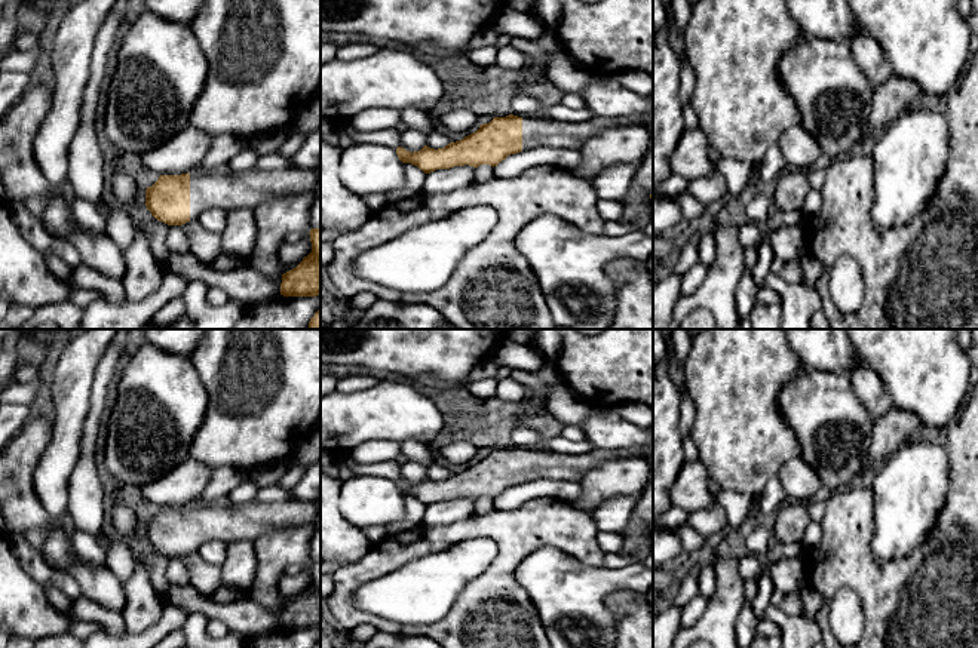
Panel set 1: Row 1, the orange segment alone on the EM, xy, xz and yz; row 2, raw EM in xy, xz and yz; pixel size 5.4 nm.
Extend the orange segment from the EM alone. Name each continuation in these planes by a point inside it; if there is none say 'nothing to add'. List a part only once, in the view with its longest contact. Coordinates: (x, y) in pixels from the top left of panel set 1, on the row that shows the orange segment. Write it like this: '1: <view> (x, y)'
1: xy (223, 189)

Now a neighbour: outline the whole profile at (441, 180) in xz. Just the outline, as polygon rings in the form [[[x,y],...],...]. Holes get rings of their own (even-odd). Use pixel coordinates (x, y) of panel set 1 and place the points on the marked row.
[[[469,165],[436,169],[426,173],[423,190],[429,193],[450,193],[453,190],[467,187],[473,184],[475,169],[476,168]]]

